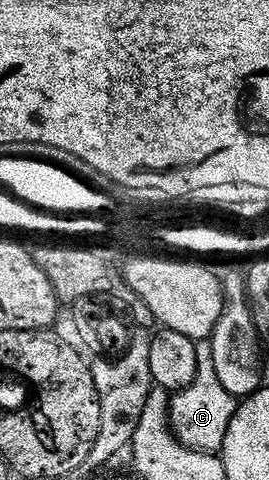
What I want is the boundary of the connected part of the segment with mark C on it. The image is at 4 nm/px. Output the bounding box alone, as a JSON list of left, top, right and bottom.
[169,340,239,451]

